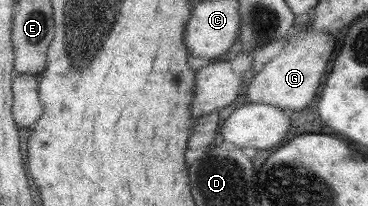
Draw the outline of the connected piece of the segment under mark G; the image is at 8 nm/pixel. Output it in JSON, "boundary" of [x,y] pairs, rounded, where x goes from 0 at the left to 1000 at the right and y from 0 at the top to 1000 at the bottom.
{"boundary":[[[826,126],[804,175],[783,175],[758,257],[688,369],[668,437],[679,500],[821,534],[837,495],[848,495],[859,437],[872,417],[875,364],[886,350],[883,320],[908,252],[908,214],[908,165],[853,150],[842,126]]]}

